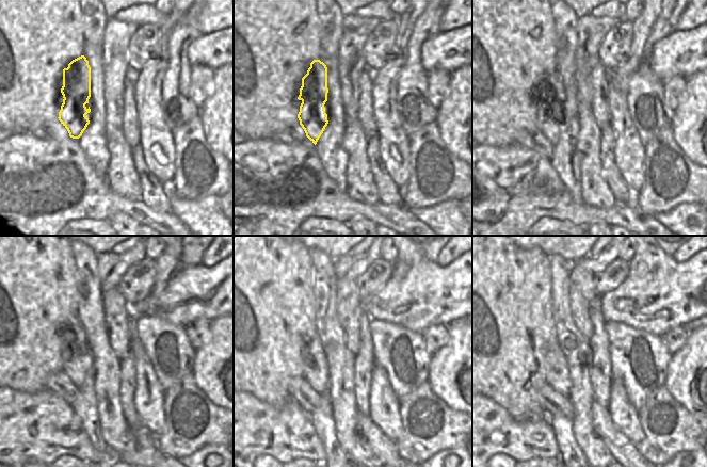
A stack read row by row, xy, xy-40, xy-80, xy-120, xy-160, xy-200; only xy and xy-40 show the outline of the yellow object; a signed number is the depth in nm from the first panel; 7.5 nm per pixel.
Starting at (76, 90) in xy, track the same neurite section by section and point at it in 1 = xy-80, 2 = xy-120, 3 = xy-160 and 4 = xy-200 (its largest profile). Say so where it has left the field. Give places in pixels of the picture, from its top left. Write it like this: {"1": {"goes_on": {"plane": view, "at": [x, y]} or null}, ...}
{"1": {"goes_on": {"plane": "xy-80", "at": [551, 118]}}, "2": {"goes_on": {"plane": "xy-120", "at": [77, 360]}}, "3": {"goes_on": {"plane": "xy-160", "at": [316, 371]}}, "4": {"goes_on": {"plane": "xy-200", "at": [556, 370]}}}

